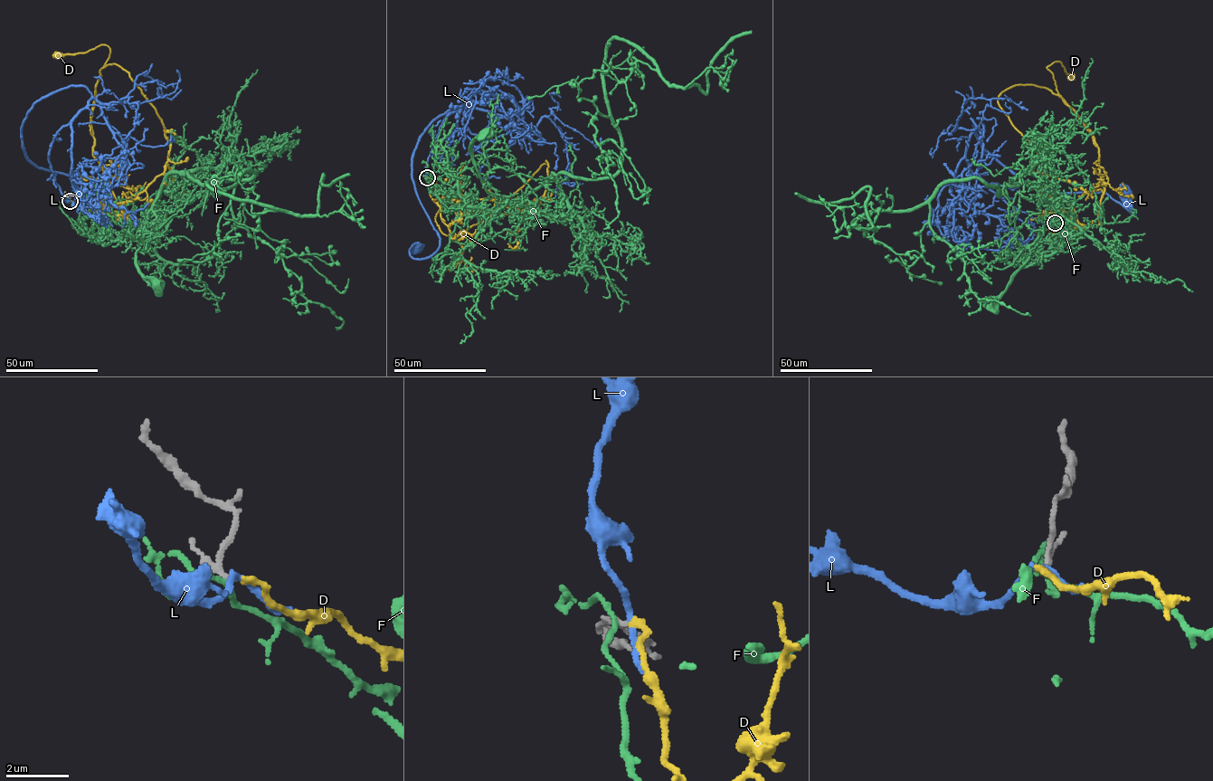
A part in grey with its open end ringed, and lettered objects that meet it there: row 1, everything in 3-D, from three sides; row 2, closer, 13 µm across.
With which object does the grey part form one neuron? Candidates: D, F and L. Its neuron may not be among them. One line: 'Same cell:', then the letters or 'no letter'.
Same cell: D

